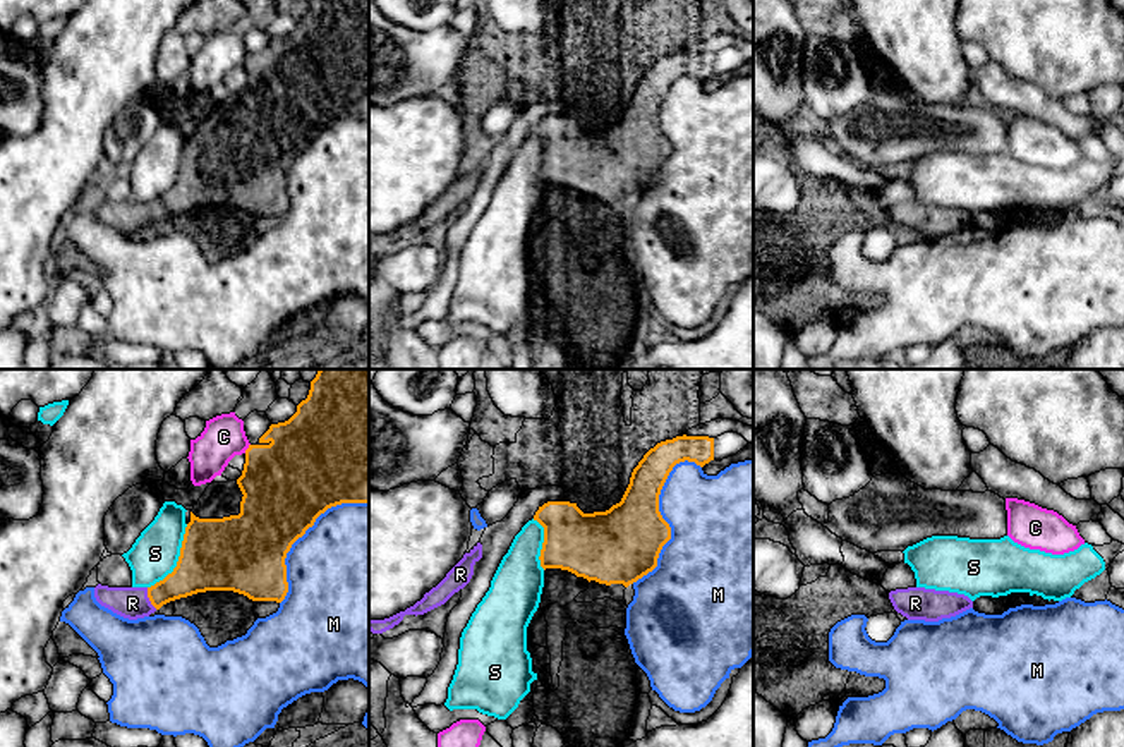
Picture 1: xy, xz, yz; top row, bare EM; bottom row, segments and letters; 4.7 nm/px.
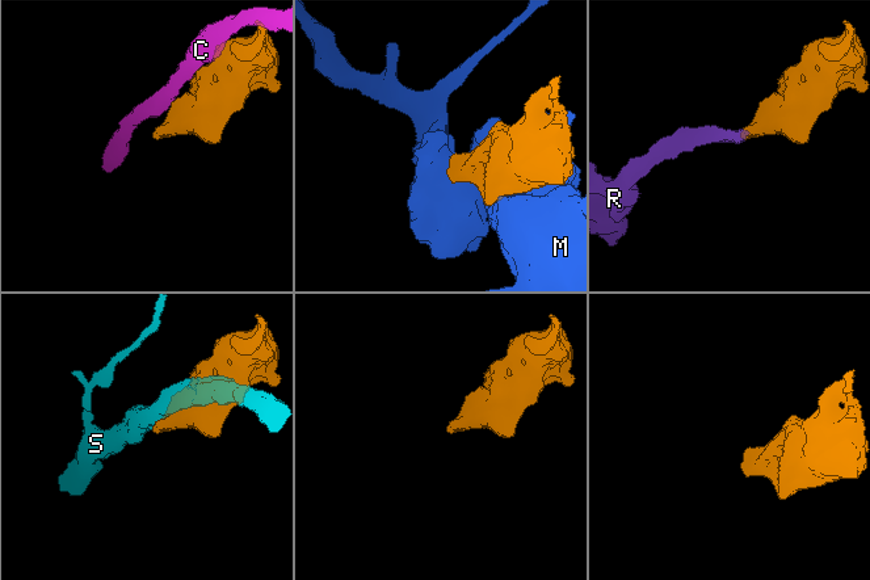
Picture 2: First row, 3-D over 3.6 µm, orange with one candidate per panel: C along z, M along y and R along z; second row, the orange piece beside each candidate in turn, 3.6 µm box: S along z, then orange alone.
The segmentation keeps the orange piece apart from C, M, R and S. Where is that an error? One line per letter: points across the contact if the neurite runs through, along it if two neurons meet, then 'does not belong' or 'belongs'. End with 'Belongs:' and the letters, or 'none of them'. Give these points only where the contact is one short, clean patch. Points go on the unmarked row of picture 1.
C: does not belong
M: does not belong
R: across xy (194, 188), (182, 198), (148, 212), (132, 218) | belongs
S: does not belong
Belongs: R

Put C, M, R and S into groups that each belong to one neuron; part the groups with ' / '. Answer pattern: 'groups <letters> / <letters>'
groups C / M / R / S

